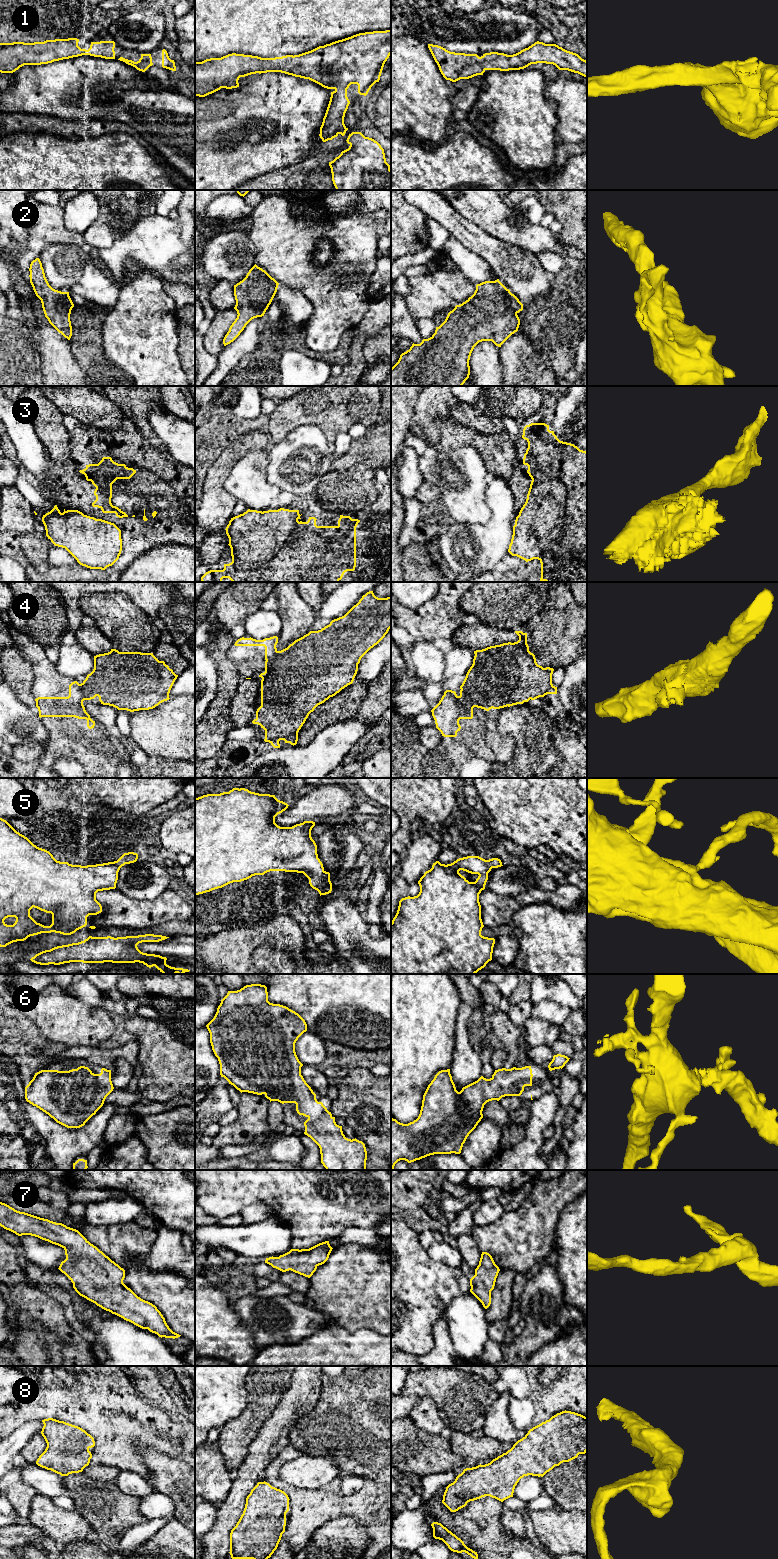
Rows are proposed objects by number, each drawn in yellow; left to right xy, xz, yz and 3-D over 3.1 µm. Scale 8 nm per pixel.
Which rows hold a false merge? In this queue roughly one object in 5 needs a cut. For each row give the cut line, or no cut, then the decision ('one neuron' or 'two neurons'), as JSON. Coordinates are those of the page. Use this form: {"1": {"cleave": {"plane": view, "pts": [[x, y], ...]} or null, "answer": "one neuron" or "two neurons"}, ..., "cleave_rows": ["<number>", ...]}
{"1": {"cleave": null, "answer": "one neuron"}, "2": {"cleave": null, "answer": "one neuron"}, "3": {"cleave": null, "answer": "one neuron"}, "4": {"cleave": {"plane": "yz", "pts": [[460, 690], [465, 701], [472, 709]]}, "answer": "two neurons"}, "5": {"cleave": null, "answer": "one neuron"}, "6": {"cleave": null, "answer": "one neuron"}, "7": {"cleave": null, "answer": "one neuron"}, "8": {"cleave": null, "answer": "one neuron"}, "cleave_rows": ["4"]}

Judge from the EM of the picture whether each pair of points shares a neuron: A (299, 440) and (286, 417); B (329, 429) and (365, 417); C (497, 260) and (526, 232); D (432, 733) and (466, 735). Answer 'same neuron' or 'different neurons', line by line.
A: different neurons
B: same neuron
C: different neurons
D: different neurons

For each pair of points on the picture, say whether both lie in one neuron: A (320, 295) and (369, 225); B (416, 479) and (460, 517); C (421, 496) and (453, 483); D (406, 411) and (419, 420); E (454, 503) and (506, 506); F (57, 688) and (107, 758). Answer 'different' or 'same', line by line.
A: same
B: different
C: different
D: different
E: different
F: same

